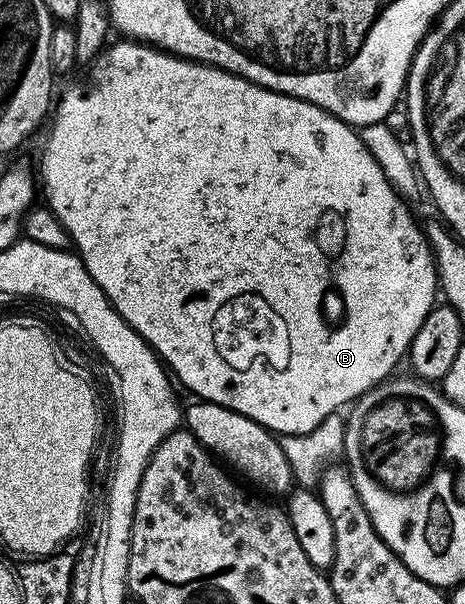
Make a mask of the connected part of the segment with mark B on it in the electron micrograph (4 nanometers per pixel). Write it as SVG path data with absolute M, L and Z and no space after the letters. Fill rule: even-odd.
M111 42L109 46L93 56L91 63L94 64L91 65L90 72L83 77L82 83L72 84L63 95L61 92L57 96L56 106L53 108L52 118L48 123L50 136L47 137L46 144L42 147L42 175L40 171L40 179L41 182L42 179L46 182L47 200L45 199L45 202L63 227L66 228L73 246L75 248L78 246L76 254L85 265L86 272L90 274L92 281L96 281L96 285L100 285L100 289L104 289L108 301L112 301L112 305L120 313L120 317L124 317L124 321L128 325L132 325L134 332L153 349L154 354L169 368L173 378L179 384L182 382L199 400L224 405L228 409L256 421L271 433L277 433L279 436L308 433L312 429L316 429L316 425L320 425L320 421L324 421L324 417L341 412L342 406L345 408L347 405L353 404L362 398L365 391L372 390L378 383L386 382L395 374L394 366L401 359L403 362L407 358L410 342L416 337L420 325L424 325L424 317L428 317L430 310L435 307L437 299L434 298L439 298L440 295L438 266L435 263L434 252L430 248L426 234L420 226L419 220L414 220L414 215L410 212L411 204L394 190L388 177L384 175L384 169L380 169L376 157L372 157L372 153L368 153L361 134L343 119L337 119L335 115L328 114L324 109L320 109L308 101L285 95L279 91L269 91L266 87L256 85L244 77L233 75L232 72L219 67L209 67L206 63L195 63L192 59L182 59L178 55L170 54L169 51L159 51L158 48L152 47L148 43L121 42ZM329 291L335 291L338 294L338 299L342 302L342 311L346 314L339 321L338 327L329 327L325 317L320 315L320 307Z

